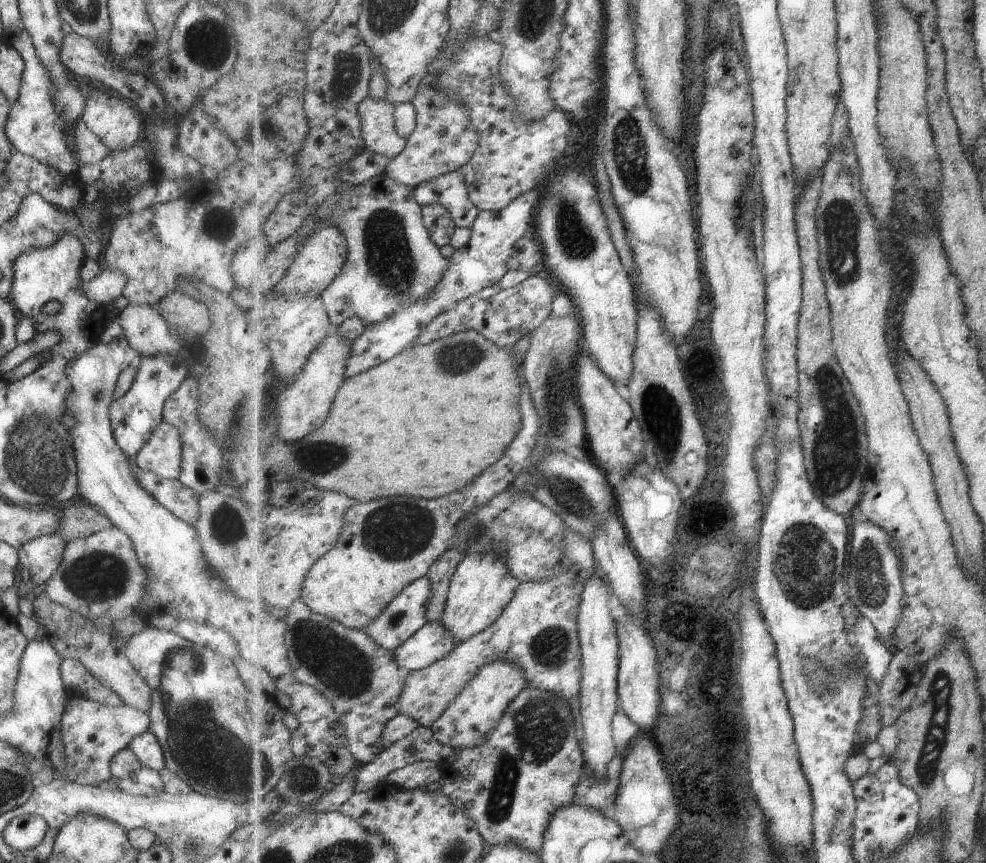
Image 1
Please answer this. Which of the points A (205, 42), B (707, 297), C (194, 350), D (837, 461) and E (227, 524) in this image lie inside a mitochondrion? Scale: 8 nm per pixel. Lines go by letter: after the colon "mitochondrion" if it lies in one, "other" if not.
A: mitochondrion
B: other
C: other
D: mitochondrion
E: mitochondrion

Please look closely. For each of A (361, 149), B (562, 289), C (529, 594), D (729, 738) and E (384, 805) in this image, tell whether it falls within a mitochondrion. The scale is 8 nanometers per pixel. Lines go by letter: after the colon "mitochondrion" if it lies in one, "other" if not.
A: other
B: other
C: other
D: other
E: other

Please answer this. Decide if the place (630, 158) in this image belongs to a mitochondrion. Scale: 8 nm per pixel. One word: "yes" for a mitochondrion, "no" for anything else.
yes

